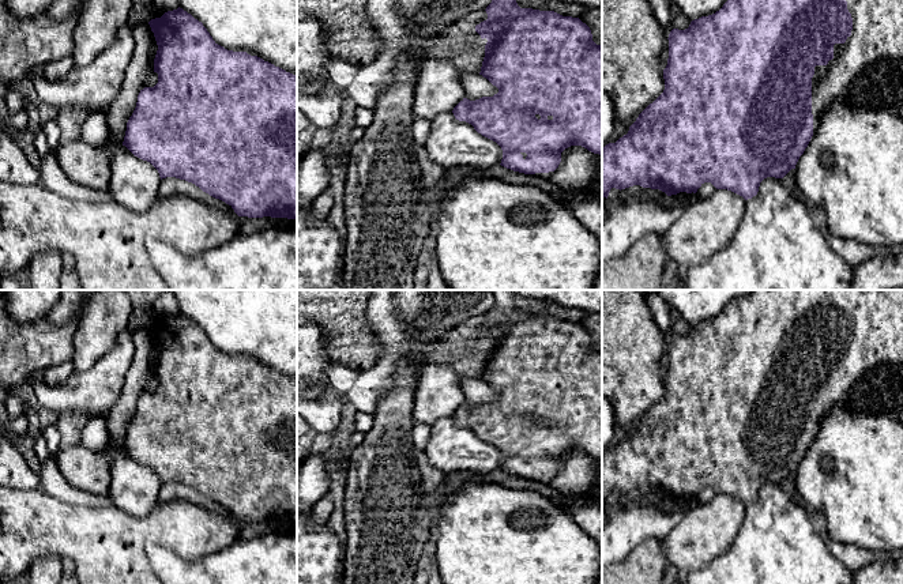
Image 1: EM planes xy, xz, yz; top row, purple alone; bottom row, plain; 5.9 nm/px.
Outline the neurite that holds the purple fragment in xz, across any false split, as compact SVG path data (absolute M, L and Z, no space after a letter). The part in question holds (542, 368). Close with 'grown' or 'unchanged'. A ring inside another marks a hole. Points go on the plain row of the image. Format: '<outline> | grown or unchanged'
M490 290L494 302L486 312L488 324L475 331L486 343L481 377L498 398L475 406L463 403L452 415L482 441L503 455L501 471L513 476L549 483L561 467L561 457L582 451L602 460L602 350L592 346L590 332L579 323L563 321L554 316L520 313L515 305L515 290Z | grown

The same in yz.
M752 290L731 301L715 319L692 325L685 335L673 334L667 344L663 398L639 419L627 440L602 453L602 502L607 504L612 493L621 496L633 490L659 494L667 501L680 497L696 498L704 487L711 487L716 494L731 496L748 505L757 500L764 483L783 483L795 474L820 422L859 376L880 363L903 363L903 290Z | grown

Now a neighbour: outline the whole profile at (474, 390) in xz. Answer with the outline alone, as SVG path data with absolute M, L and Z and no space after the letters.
M464 377L462 378L462 387L466 399L464 403L470 406L475 406L482 402L493 402L498 398L498 393L479 378Z

